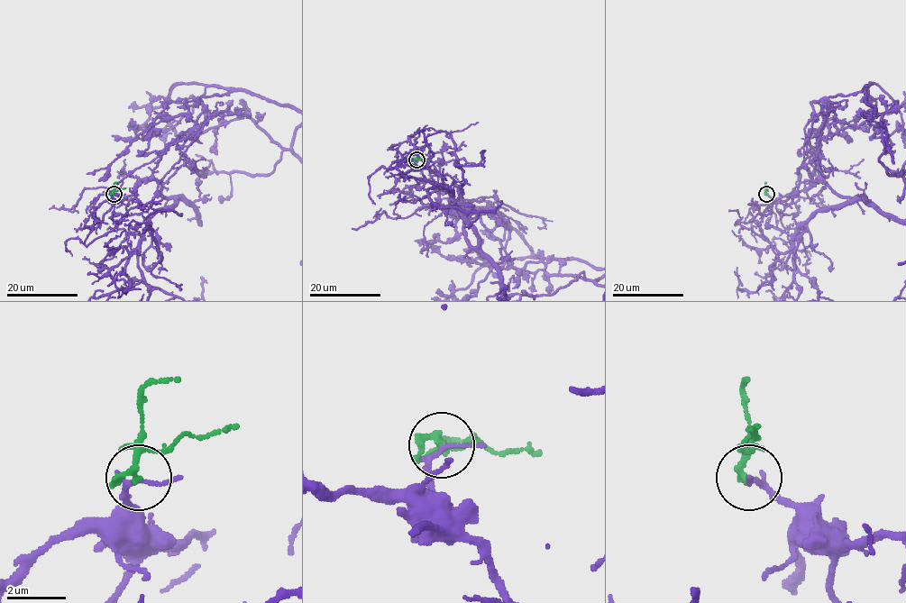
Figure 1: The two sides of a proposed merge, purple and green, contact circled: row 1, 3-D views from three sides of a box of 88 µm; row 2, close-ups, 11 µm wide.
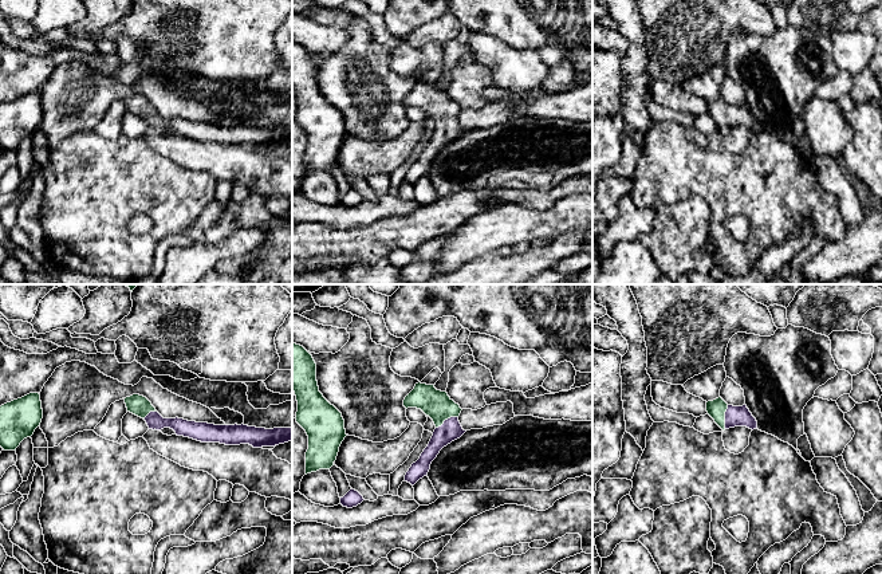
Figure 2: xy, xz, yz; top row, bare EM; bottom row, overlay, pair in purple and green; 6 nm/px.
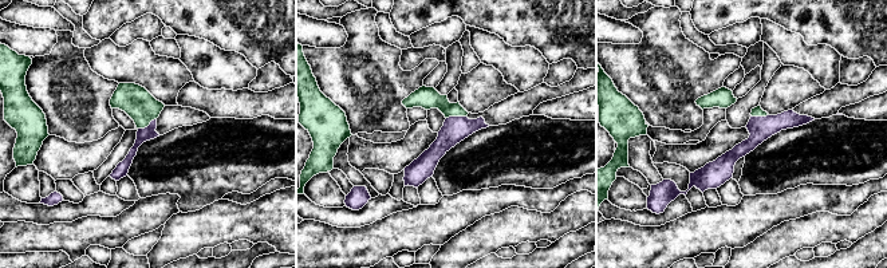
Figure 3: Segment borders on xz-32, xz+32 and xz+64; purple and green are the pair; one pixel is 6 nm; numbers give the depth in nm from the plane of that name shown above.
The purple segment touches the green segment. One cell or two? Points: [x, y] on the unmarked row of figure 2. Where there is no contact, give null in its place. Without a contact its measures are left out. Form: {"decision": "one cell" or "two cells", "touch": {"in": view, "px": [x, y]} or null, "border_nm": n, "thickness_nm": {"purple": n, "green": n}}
{"decision": "one cell", "touch": {"in": "xz", "px": [448, 118]}, "border_nm": 150, "thickness_nm": {"purple": 120, "green": 170}}

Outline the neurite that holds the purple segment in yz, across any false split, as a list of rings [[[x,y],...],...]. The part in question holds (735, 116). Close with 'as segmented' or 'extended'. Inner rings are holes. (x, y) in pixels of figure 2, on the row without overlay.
[[[718,97],[706,102],[706,111],[722,130],[735,126],[747,126],[752,130],[757,129],[757,121],[747,105],[728,105],[721,97]]] | extended

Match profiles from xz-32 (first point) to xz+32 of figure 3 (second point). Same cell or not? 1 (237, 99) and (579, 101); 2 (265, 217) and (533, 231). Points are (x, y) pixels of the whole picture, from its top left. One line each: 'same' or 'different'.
1: same
2: same

